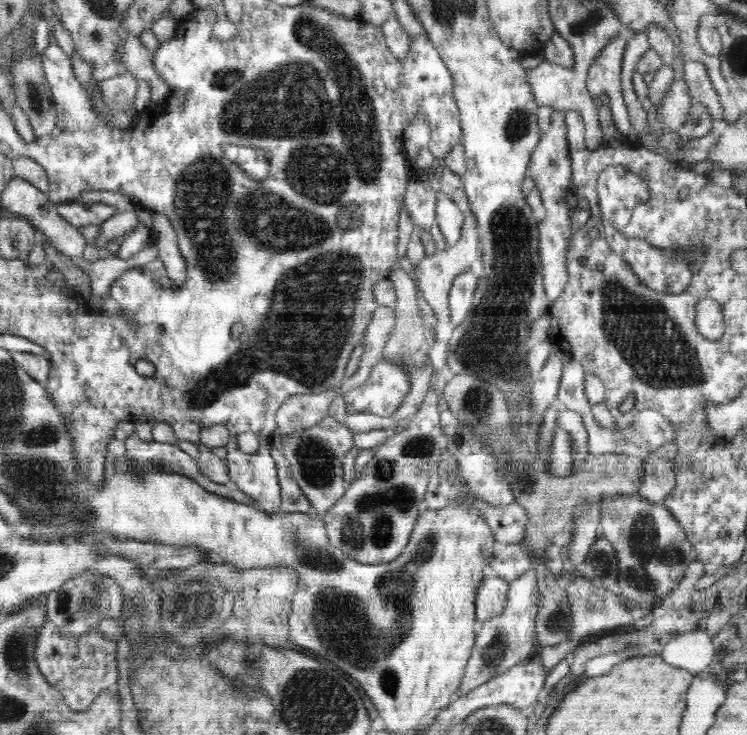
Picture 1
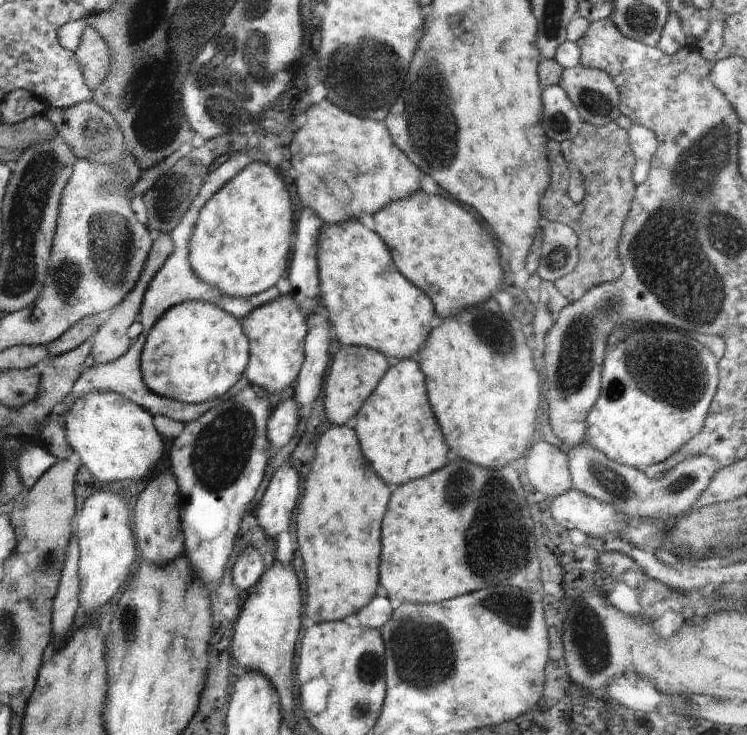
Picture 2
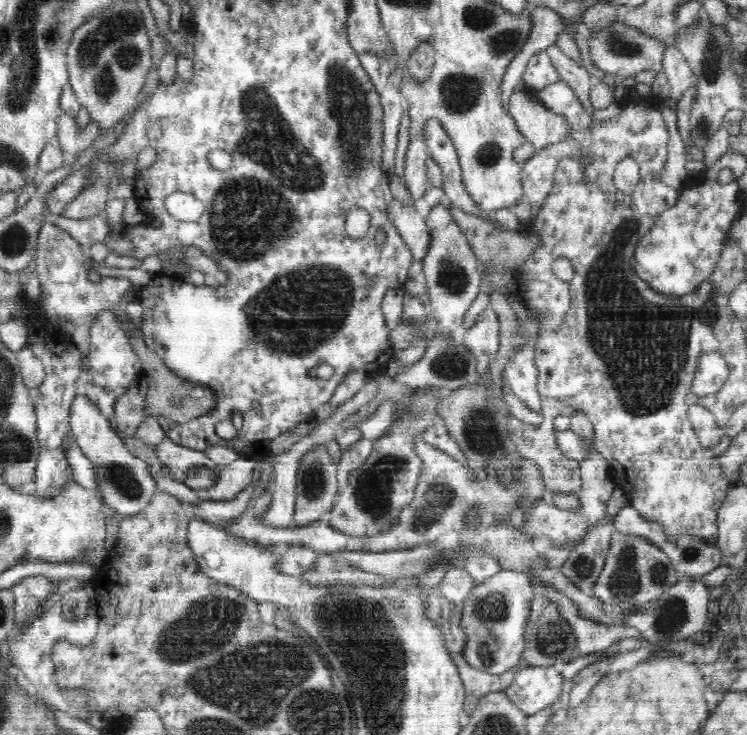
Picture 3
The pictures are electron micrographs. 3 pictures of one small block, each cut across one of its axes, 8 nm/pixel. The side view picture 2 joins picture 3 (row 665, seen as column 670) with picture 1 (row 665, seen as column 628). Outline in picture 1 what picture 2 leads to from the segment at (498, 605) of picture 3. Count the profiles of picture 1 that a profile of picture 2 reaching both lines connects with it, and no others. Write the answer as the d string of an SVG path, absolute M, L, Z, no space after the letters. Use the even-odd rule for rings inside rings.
M534 568L509 582L502 614L490 617L479 624L458 694L463 695L469 690L474 690L477 686L482 686L482 683L504 674L509 668L529 659L528 656L532 654L534 640L536 640L535 618L539 609L538 593L537 574Z

